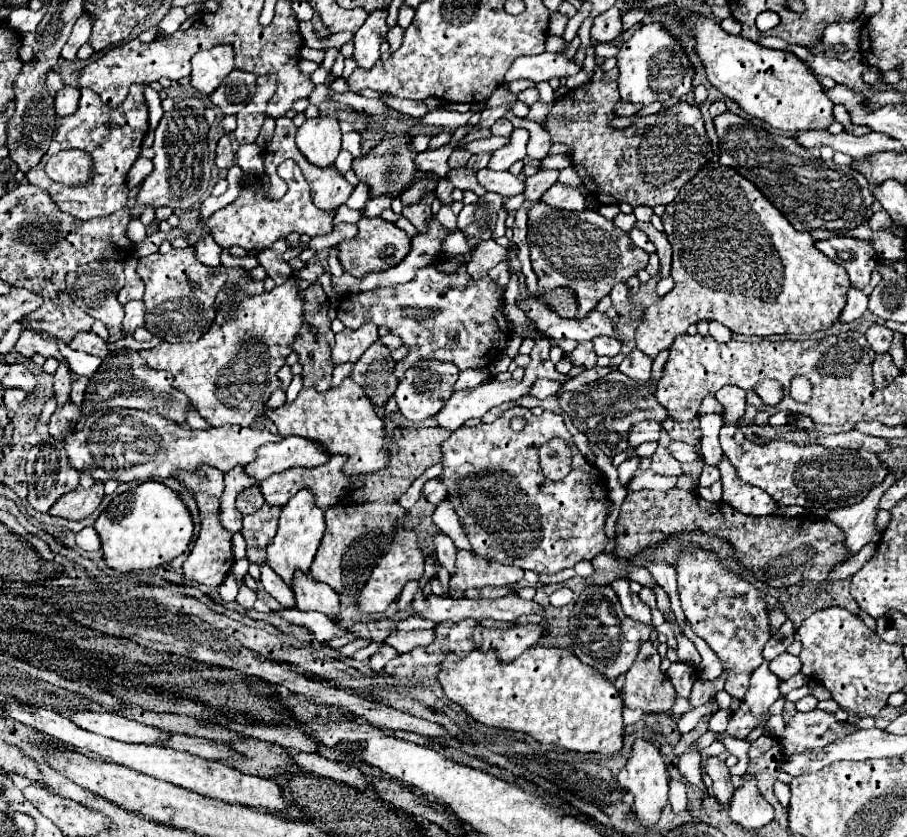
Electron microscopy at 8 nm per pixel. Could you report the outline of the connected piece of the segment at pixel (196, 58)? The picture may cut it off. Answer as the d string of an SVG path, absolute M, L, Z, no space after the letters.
M217 45L209 51L195 53L191 59L191 87L211 95L213 89L233 71L233 49L229 45Z

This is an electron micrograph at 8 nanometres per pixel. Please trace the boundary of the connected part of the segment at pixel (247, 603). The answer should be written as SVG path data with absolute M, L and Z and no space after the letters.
M243 585L241 589L239 589L239 595L237 595L237 603L243 607L243 609L253 609L253 603L255 603L255 593L247 587L247 585Z

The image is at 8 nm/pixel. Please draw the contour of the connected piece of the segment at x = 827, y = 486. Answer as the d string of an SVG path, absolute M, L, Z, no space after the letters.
M724 423L719 433L723 453L737 469L737 475L743 481L763 489L767 495L771 495L773 501L777 501L777 505L801 505L819 511L847 507L865 499L871 487L883 483L885 475L889 473L887 465L875 453L863 449L829 449L815 443L797 445L785 439L771 441L765 447L753 445L751 441L739 445L729 438L732 437L729 435L732 433L729 426L734 425Z

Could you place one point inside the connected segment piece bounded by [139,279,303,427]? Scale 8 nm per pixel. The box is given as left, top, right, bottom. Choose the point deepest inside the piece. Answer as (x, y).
(229, 373)

